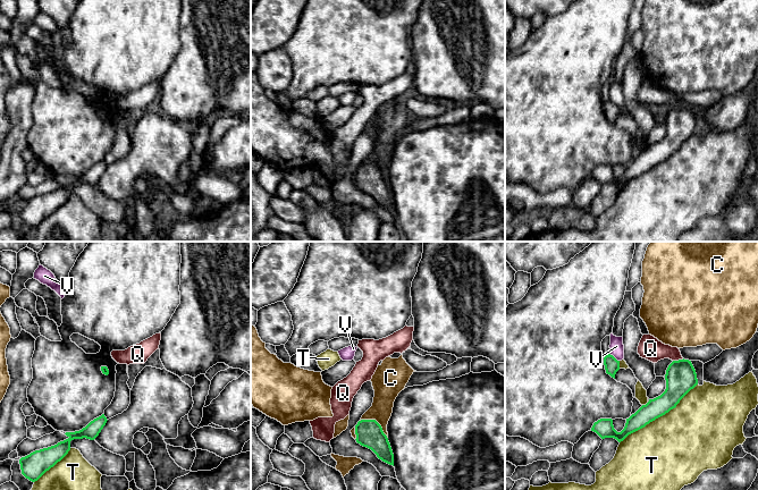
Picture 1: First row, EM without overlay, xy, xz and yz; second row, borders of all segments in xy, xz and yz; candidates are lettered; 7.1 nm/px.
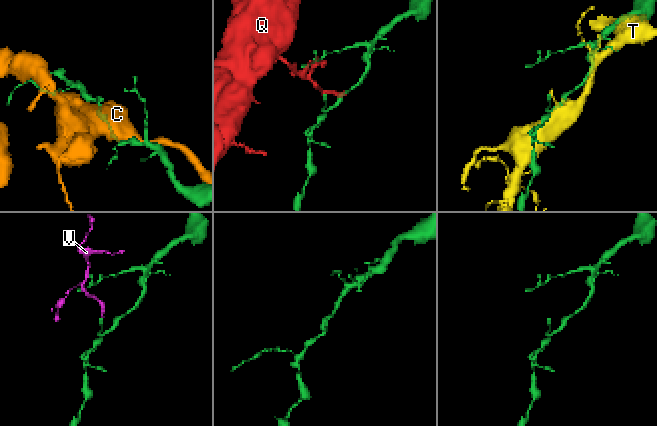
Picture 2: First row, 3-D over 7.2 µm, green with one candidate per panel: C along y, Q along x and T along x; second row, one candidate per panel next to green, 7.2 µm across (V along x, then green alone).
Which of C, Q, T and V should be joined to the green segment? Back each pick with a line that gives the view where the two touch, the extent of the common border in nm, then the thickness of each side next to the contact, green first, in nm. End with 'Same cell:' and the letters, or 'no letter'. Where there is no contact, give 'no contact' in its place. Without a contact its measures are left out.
Same cell: no letter

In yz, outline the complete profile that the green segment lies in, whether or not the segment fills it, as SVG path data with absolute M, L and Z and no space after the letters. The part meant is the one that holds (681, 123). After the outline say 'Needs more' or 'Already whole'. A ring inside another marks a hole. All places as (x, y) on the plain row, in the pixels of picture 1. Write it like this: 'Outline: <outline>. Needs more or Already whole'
Outline: M684 104L673 107L668 111L665 126L665 137L660 142L649 145L646 151L642 151L626 164L625 172L621 178L614 175L612 164L598 166L593 169L591 177L596 178L601 185L614 184L621 188L629 180L675 154L680 146L698 130L697 119L691 107Z. Already whole

